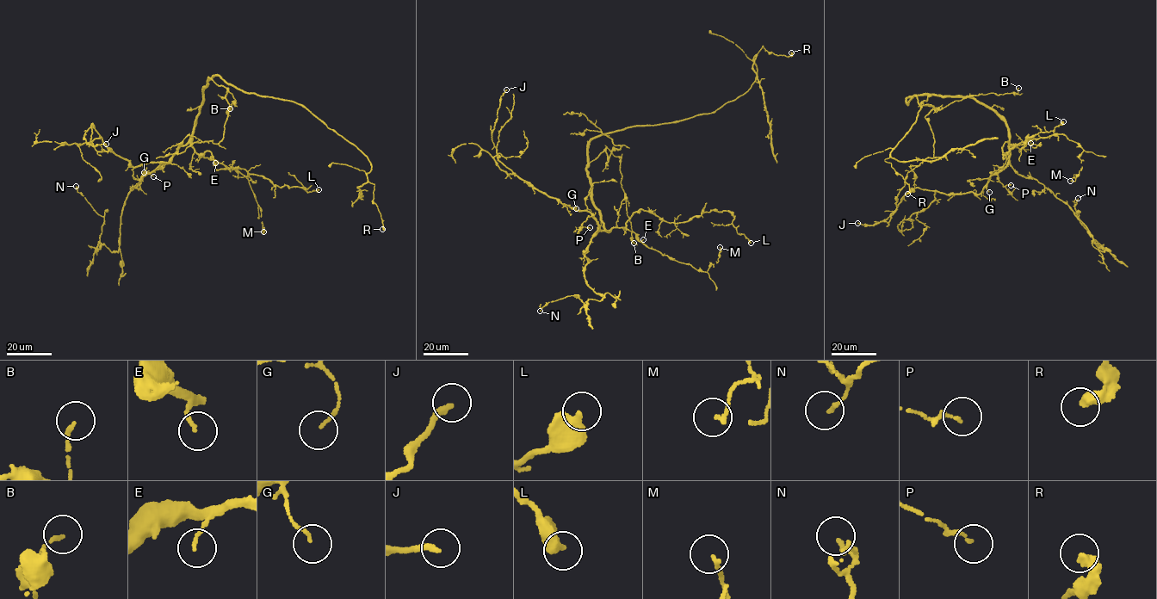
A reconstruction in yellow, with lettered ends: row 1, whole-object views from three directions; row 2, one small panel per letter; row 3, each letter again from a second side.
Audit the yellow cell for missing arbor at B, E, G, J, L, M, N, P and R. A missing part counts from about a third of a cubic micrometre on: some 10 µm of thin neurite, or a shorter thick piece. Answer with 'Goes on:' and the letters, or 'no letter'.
Goes on: no letter

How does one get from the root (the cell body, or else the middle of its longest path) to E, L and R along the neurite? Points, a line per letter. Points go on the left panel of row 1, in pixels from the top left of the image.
E: (212, 77), (201, 89), (203, 99), (191, 145), (198, 154), (213, 159), (215, 163)
L: (212, 77), (201, 89), (192, 135), (197, 153), (211, 152), (216, 169), (240, 168), (280, 187), (318, 189)
R: (212, 77), (301, 105), (355, 145), (372, 167), (368, 181), (374, 184), (382, 229)

